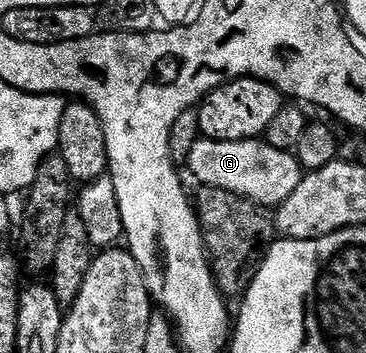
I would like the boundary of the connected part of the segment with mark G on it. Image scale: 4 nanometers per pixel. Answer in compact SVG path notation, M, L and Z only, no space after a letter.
M204 134L193 144L188 163L195 178L202 184L210 184L211 189L235 192L258 206L277 206L286 201L296 186L300 186L304 175L304 167L294 154L263 137L226 139Z

